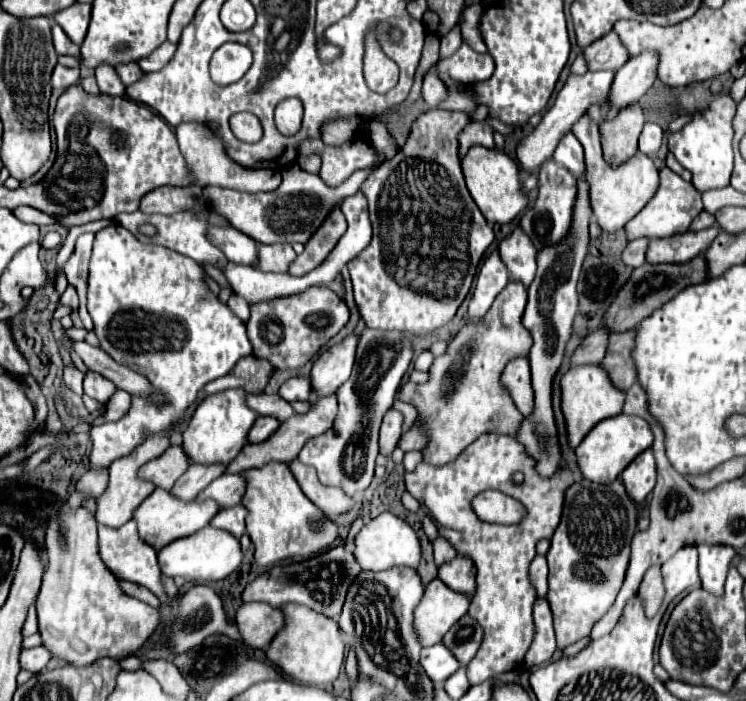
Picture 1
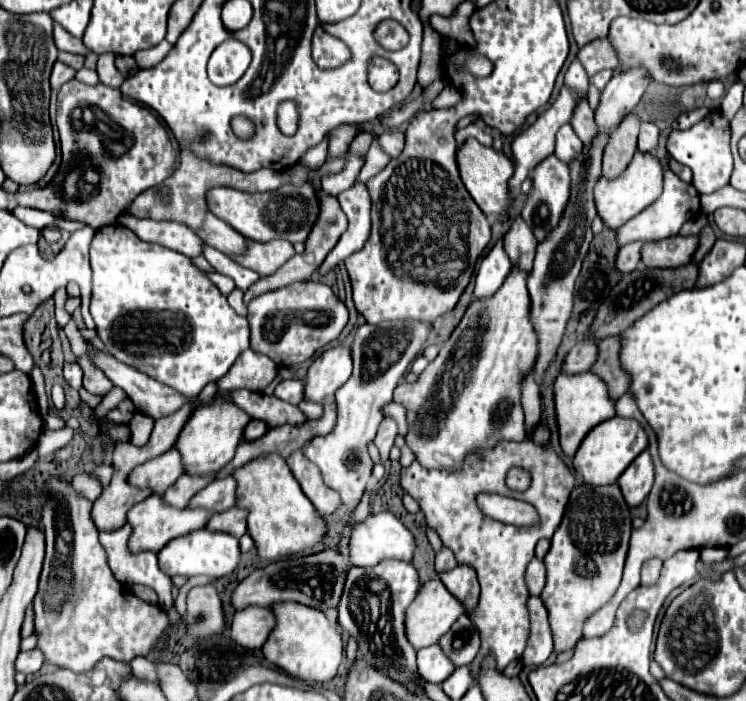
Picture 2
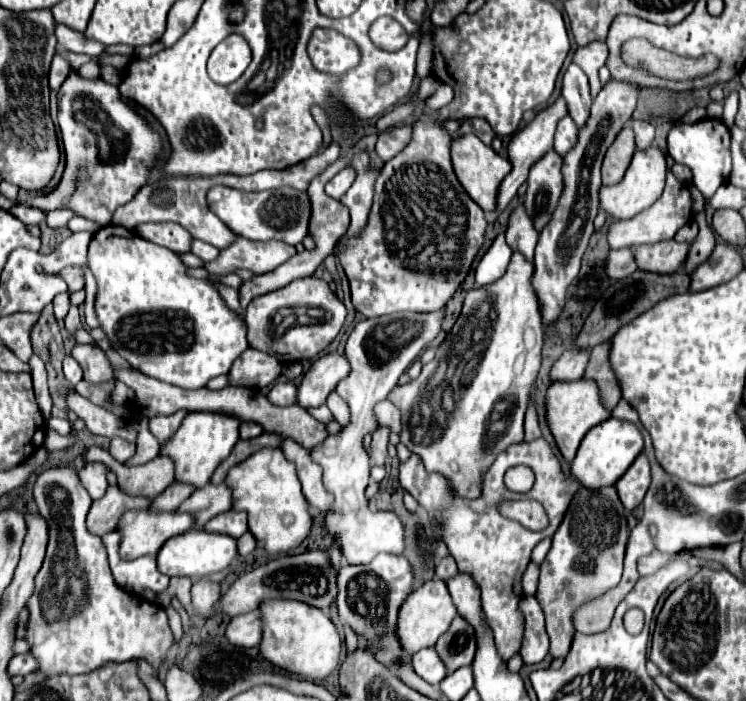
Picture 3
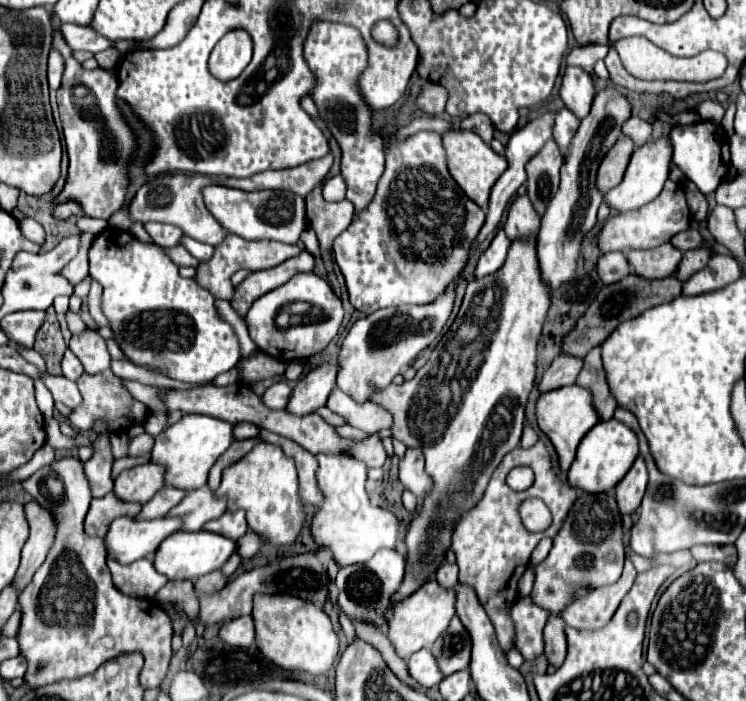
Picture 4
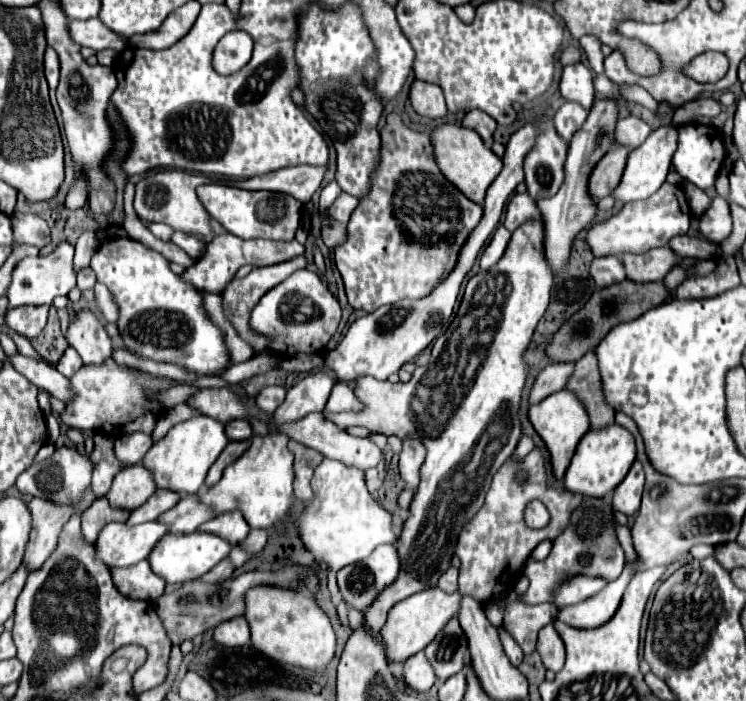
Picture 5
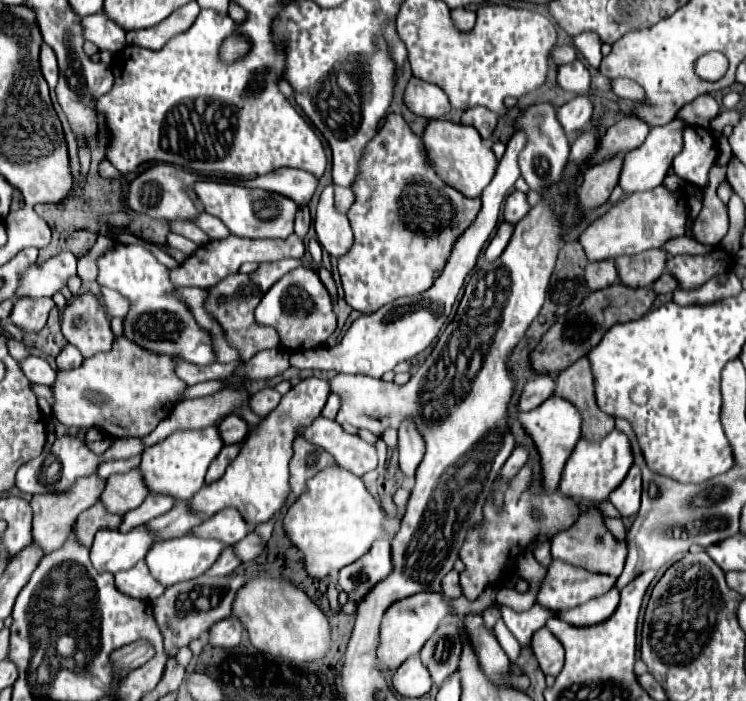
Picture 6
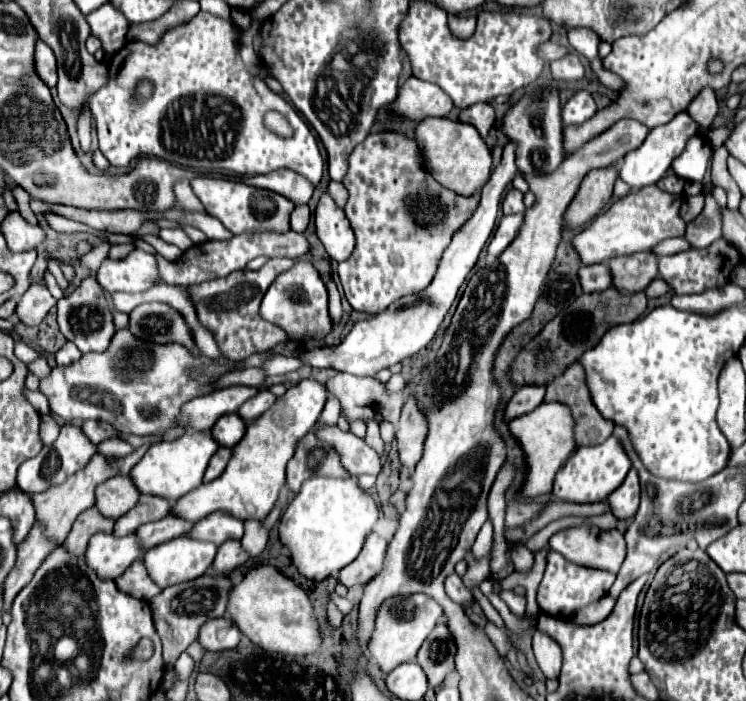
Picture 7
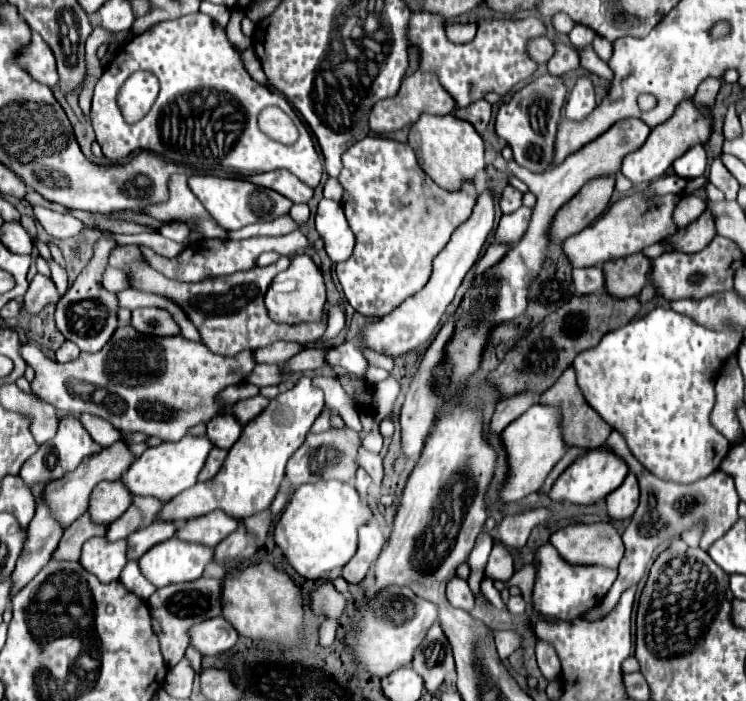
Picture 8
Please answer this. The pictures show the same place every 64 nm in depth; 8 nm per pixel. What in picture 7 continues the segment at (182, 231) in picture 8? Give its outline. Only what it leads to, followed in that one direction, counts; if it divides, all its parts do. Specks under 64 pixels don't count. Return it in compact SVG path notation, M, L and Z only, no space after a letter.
M162 228L160 238L178 246L180 250L188 250L192 246L192 240L186 236L186 232L182 232L182 228Z

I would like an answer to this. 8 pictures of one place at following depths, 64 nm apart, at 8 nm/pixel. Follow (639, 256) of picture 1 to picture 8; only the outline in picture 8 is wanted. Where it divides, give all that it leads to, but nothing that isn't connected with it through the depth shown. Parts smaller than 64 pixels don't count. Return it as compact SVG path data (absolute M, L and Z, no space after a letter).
M600 266L572 270L572 282L578 294L594 294L604 290L604 274Z

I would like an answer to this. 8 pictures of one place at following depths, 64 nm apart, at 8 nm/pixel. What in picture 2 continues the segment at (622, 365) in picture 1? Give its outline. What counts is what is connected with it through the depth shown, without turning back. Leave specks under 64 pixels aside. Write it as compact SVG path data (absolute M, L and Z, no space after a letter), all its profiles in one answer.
M606 338L598 342L598 360L590 368L590 372L594 372L606 382L610 398L616 398L616 400L622 394L626 394L630 386L626 372L620 368L618 350L620 350L620 338Z

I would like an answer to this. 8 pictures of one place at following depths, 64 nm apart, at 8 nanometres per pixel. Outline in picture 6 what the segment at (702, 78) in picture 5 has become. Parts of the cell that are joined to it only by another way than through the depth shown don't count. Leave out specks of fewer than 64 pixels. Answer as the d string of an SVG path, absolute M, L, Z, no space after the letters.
M710 52L696 62L696 72L704 80L720 80L728 70L728 60L720 52Z

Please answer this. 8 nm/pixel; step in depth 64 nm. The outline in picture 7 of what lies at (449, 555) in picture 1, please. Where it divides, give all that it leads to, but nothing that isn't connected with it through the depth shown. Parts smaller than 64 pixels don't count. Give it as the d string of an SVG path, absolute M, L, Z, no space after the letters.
M452 574L450 578L446 578L446 594L448 594L448 598L452 600L452 602L456 602L456 604L468 604L468 602L472 602L472 594L470 594L470 590L464 586L464 582L462 582L462 578L458 576L458 574Z

